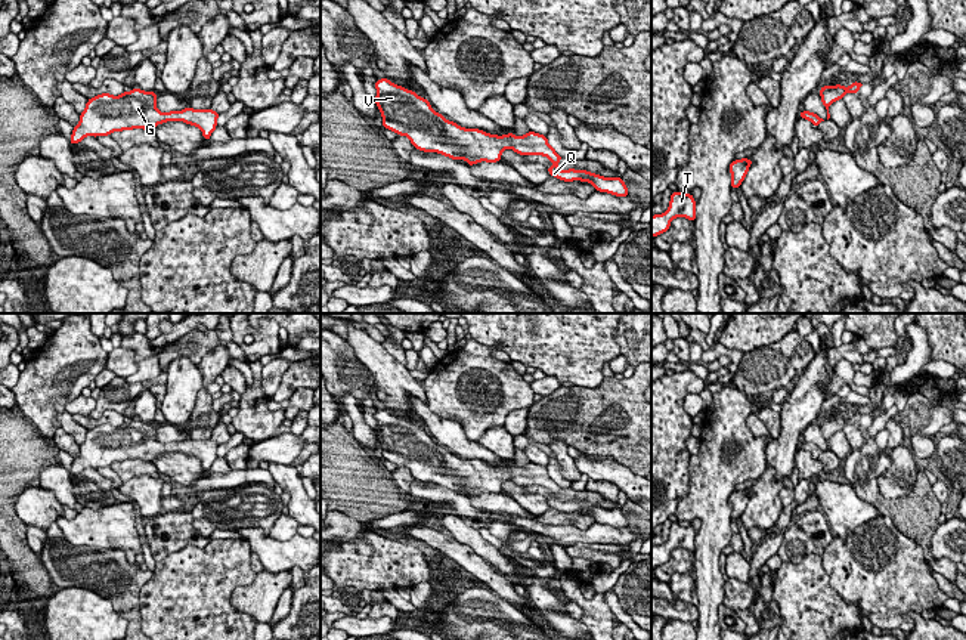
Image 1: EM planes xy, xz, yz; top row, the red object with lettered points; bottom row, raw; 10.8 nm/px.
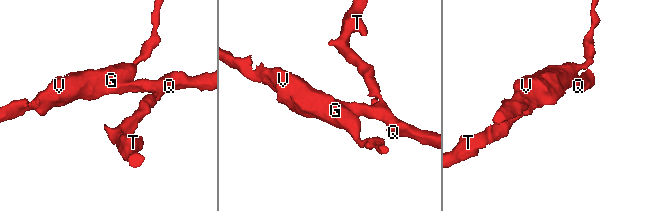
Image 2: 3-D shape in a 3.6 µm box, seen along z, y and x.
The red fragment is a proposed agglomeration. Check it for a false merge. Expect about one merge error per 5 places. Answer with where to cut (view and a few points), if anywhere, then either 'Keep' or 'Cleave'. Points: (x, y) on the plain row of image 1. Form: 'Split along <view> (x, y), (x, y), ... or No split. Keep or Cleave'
No split. Keep

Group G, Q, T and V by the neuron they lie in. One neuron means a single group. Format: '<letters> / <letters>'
G Q T V

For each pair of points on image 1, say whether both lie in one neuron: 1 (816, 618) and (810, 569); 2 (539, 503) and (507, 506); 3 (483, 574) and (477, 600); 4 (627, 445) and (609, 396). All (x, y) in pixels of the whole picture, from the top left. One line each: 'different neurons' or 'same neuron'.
1: same neuron
2: different neurons
3: different neurons
4: same neuron

